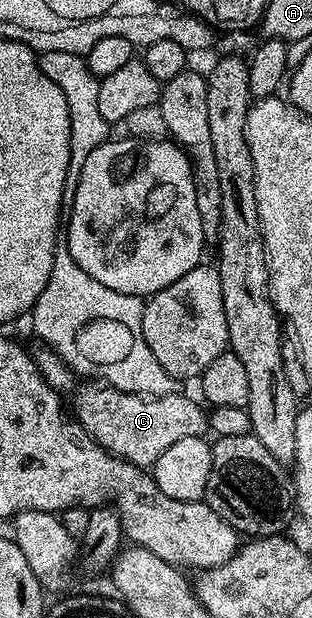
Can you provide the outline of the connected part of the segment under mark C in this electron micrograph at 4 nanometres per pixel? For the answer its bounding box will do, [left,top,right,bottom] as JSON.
[34,347,209,467]

